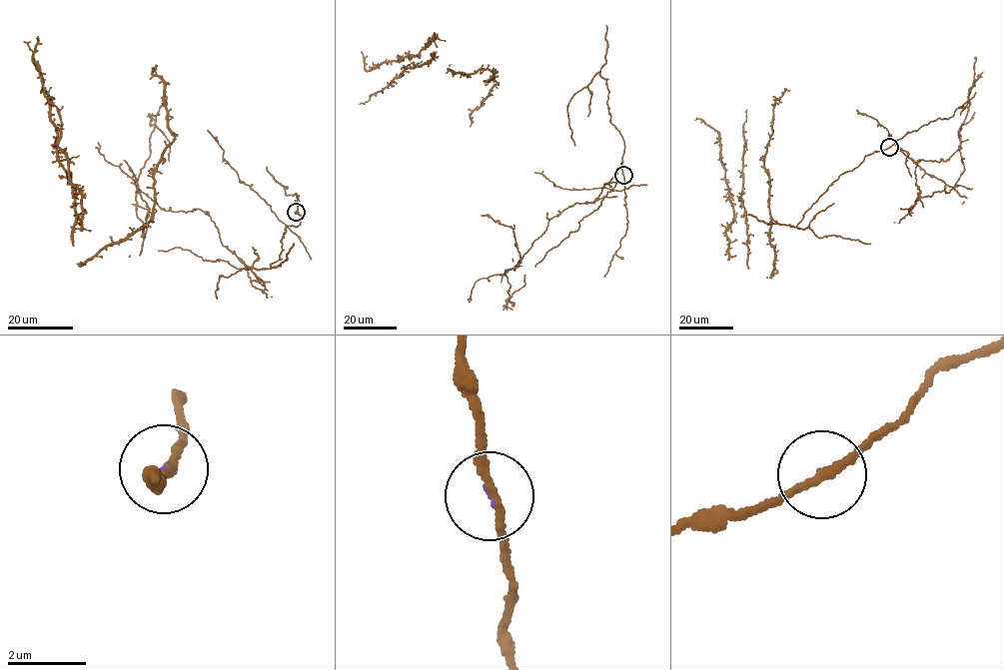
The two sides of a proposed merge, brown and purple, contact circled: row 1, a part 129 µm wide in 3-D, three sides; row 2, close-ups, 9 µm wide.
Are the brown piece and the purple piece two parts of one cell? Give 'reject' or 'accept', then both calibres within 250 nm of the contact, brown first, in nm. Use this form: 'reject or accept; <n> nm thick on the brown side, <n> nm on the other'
reject; 200 nm thick on the brown side, 60 nm on the other

